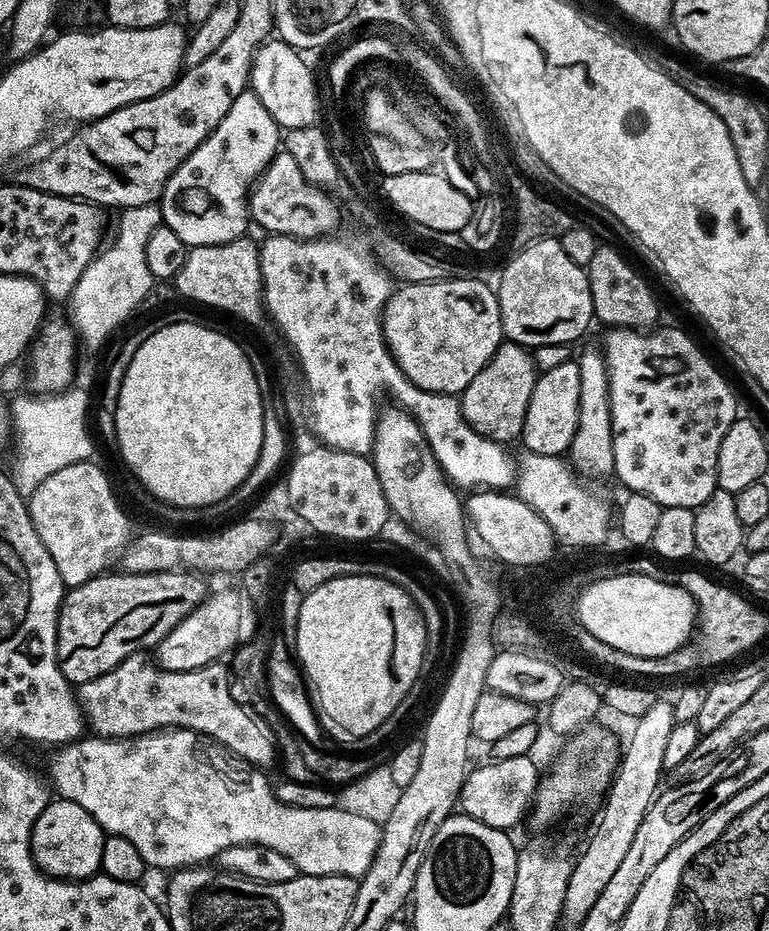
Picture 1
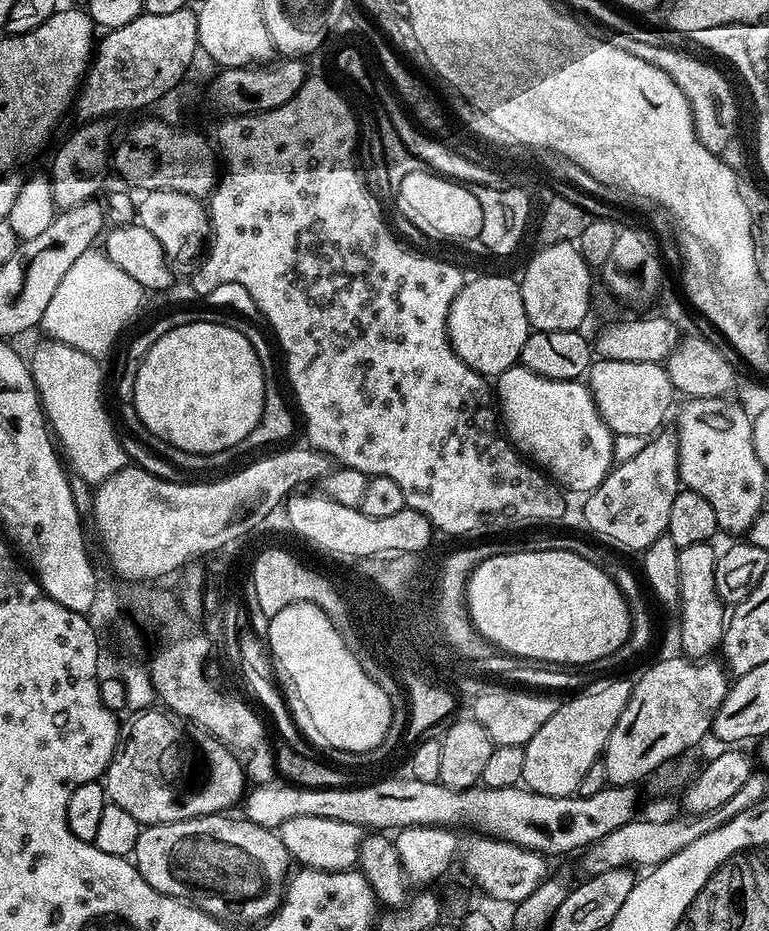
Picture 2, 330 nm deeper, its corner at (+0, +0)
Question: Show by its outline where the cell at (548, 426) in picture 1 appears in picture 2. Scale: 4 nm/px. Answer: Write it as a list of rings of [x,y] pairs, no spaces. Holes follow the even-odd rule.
[[[593,359],[587,373],[586,383],[592,392],[598,414],[616,436],[638,434],[648,438],[661,431],[668,407],[672,404],[674,389],[663,363],[614,362]]]

